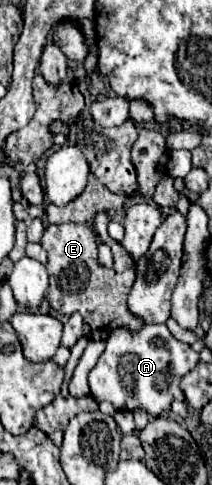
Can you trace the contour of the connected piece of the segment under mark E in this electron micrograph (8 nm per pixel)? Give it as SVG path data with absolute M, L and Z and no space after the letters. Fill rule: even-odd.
M98 213L94 229L90 229L88 225L78 225L78 223L48 225L40 241L40 245L48 253L46 269L52 277L48 295L46 295L48 303L62 315L80 313L84 317L88 339L106 339L110 329L116 329L116 327L128 327L132 331L138 331L144 327L142 319L134 317L126 303L128 291L136 279L136 263L120 243L110 239L106 231L110 221L112 219L108 217L108 213ZM94 233L98 233L102 241L112 249L114 253L112 269L104 269L98 265Z

